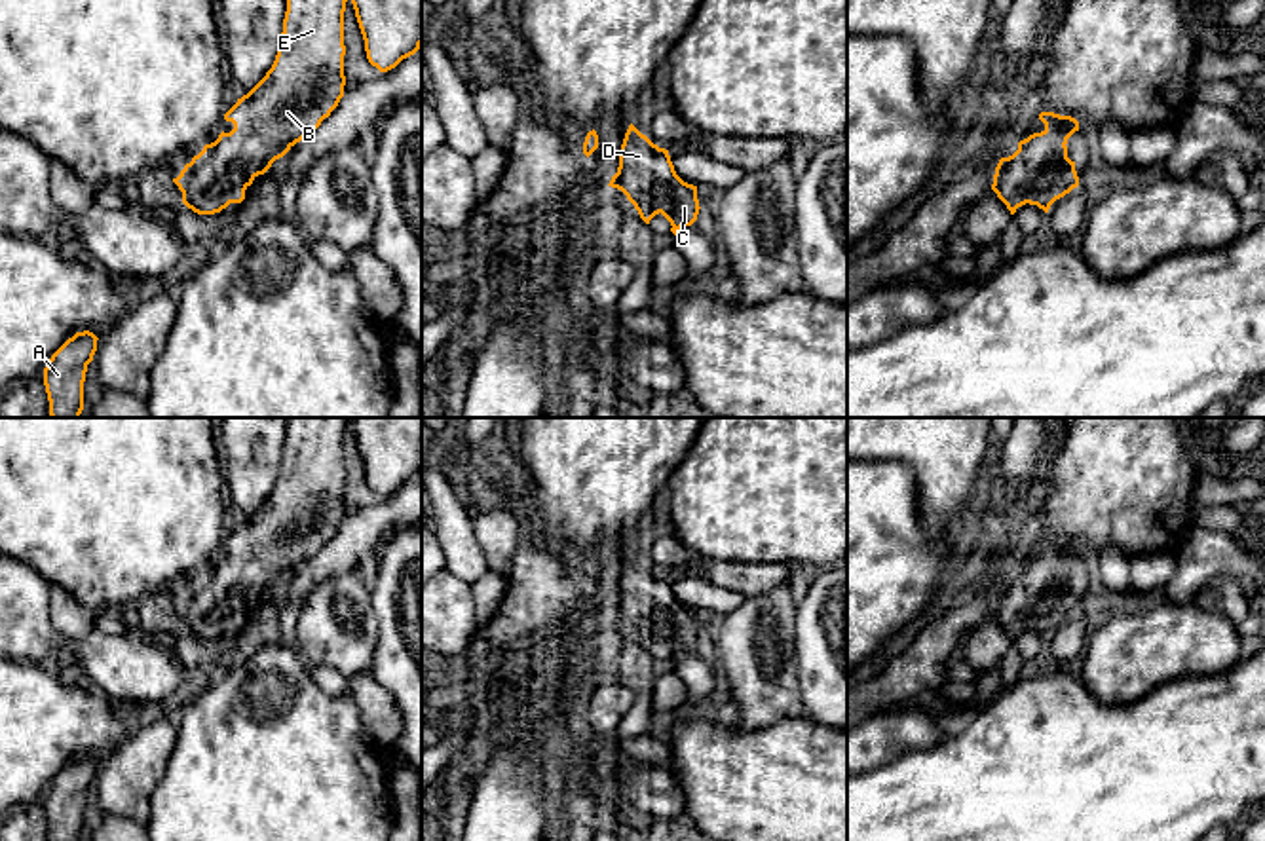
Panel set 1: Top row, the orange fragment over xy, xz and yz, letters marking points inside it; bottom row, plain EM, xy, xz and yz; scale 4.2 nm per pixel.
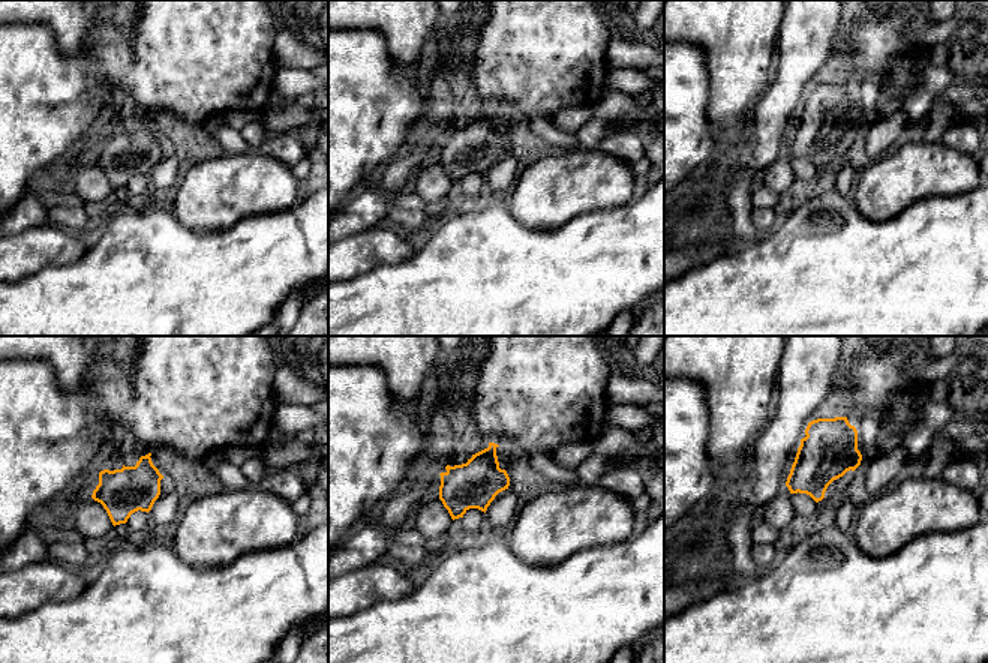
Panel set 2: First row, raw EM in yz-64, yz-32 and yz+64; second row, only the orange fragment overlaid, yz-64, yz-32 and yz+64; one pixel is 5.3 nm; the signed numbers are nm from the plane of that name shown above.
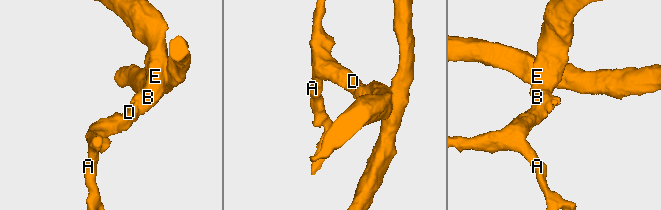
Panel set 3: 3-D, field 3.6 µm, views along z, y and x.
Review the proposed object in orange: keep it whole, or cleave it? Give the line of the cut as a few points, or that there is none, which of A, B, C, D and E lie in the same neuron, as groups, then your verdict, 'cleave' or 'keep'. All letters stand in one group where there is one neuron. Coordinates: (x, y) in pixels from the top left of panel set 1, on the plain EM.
no cut | A B C D E | keep

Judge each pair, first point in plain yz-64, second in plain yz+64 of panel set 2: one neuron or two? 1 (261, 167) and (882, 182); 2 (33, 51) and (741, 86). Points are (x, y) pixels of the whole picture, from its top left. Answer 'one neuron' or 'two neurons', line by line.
1: one neuron
2: two neurons

